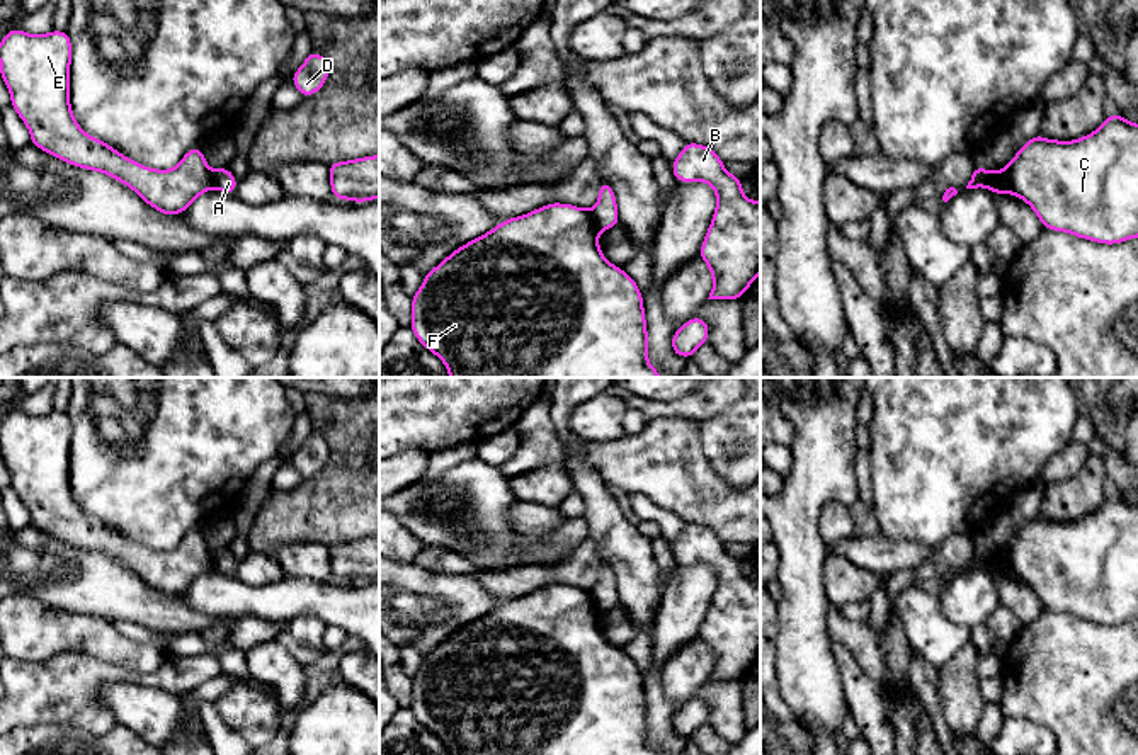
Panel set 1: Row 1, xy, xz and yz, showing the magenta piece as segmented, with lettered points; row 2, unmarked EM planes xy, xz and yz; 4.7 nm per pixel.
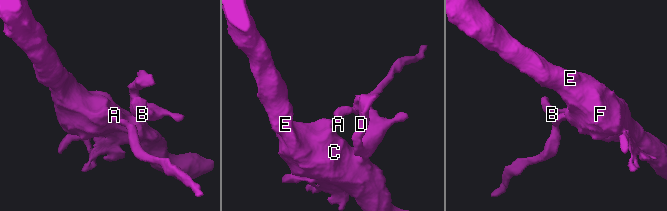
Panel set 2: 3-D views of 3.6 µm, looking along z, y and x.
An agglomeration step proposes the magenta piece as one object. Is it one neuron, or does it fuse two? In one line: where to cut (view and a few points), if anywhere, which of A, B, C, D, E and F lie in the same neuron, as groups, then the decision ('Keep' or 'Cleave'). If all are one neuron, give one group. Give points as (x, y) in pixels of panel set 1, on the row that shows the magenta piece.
Split along xz (587, 210), (597, 232). Groups: A / B C D E F. Cleave

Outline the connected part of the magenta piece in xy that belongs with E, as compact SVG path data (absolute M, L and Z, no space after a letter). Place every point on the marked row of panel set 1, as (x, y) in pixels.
M9 29L0 43L0 75L10 92L10 105L31 133L31 143L85 170L105 173L133 189L148 206L162 214L182 214L201 194L214 189L213 170L199 146L191 148L177 167L158 170L145 167L99 138L87 134L75 121L70 104L71 39L66 31L27 34Z

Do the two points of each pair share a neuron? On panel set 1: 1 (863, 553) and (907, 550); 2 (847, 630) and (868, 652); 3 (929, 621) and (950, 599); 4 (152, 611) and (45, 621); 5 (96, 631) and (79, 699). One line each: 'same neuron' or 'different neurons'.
1: same neuron
2: same neuron
3: different neurons
4: different neurons
5: different neurons

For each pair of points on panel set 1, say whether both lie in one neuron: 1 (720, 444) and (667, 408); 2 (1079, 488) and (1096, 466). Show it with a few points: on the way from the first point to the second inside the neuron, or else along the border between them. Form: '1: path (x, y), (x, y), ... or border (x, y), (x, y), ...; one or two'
1: border (735, 402), (699, 420); two
2: path (1084, 483), (1092, 471); one

